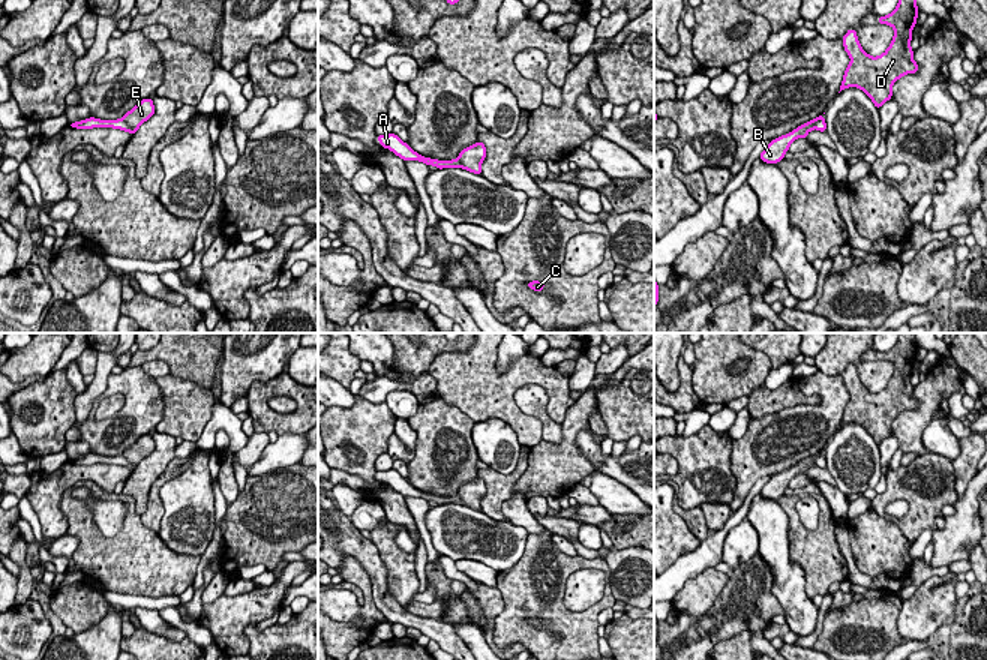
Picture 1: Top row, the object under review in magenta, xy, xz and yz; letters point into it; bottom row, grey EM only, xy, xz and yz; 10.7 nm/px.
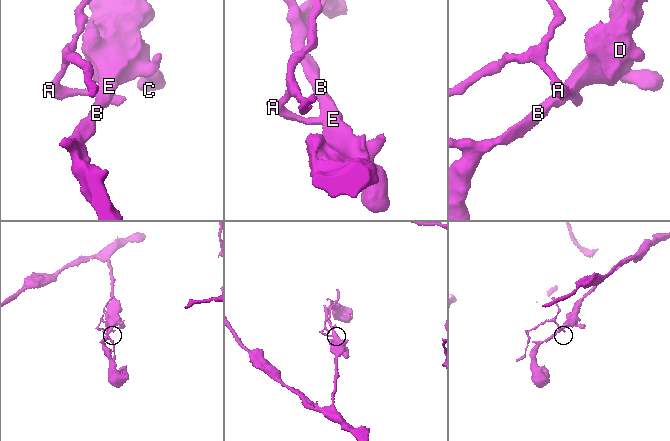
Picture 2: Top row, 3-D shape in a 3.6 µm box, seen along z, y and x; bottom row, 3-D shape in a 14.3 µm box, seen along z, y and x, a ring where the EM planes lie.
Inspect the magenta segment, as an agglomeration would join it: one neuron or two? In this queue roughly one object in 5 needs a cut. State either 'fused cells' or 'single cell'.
fused cells

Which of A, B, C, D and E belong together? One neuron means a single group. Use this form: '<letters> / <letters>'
A / B C D E

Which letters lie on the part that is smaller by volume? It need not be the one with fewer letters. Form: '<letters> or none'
A

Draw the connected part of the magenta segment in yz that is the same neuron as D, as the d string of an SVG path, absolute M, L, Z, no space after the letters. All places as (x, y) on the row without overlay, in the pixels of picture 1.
M898 333L897 344L890 351L878 354L878 360L888 360L894 364L890 382L878 393L868 392L858 378L856 366L849 364L842 376L850 399L844 406L840 428L858 423L878 446L890 436L892 420L903 411L920 406L910 384L918 350L916 333Z

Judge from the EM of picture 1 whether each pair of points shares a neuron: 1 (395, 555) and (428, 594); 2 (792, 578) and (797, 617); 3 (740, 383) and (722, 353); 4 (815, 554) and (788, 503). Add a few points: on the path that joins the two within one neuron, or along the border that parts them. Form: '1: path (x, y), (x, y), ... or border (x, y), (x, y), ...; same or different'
1: border (417, 591), (413, 599); different
2: path (792, 587), (792, 599), (797, 608); same
3: path (731, 378), (722, 369), (722, 362); same
4: path (803, 542), (797, 534), (792, 515); same

